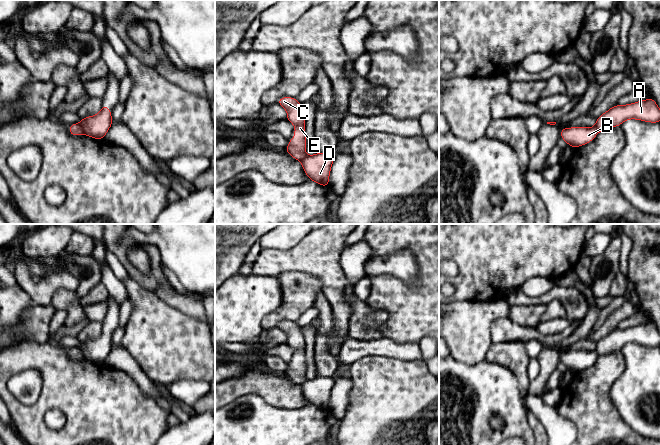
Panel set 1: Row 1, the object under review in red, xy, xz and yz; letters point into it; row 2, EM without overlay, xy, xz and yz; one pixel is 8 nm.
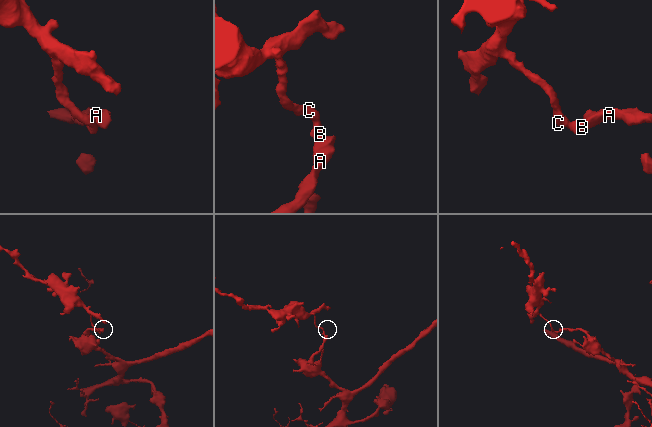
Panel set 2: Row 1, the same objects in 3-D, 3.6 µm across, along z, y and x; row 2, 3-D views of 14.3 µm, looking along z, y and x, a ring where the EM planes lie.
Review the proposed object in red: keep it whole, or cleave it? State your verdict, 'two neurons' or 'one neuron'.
two neurons

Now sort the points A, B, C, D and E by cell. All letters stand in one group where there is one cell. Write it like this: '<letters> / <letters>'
A D / B C E

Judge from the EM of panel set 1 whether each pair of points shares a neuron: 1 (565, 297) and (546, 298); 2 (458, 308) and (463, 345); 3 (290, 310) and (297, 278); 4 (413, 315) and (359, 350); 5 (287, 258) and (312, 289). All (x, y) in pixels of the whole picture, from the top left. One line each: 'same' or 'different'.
1: same
2: same
3: same
4: different
5: different

